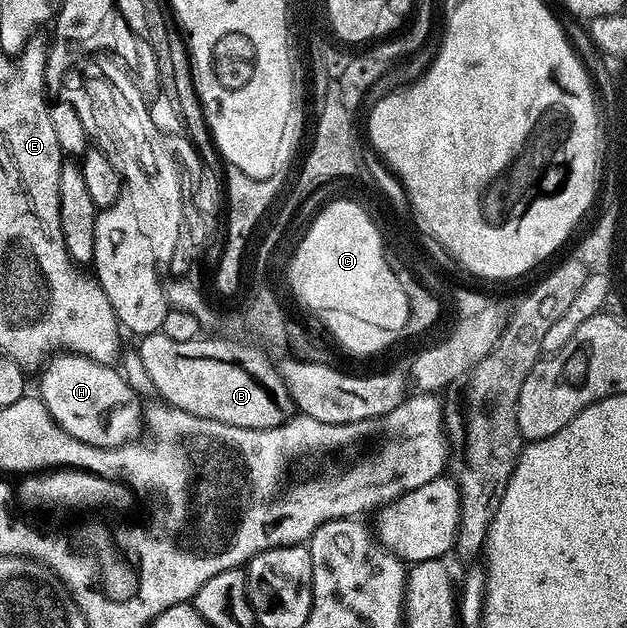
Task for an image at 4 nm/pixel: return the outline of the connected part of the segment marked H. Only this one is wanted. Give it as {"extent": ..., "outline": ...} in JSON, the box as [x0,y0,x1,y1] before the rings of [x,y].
{"extent":[38,351,145,449],"outline":[[[60,351],[42,366],[39,375],[38,397],[73,439],[98,449],[116,449],[140,436],[145,425],[144,402],[115,365],[102,365],[80,353]]]}

